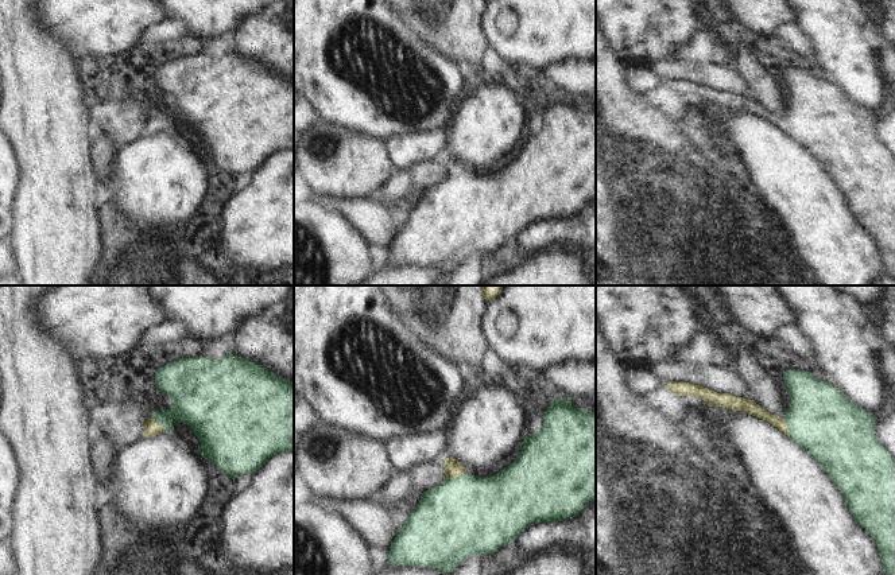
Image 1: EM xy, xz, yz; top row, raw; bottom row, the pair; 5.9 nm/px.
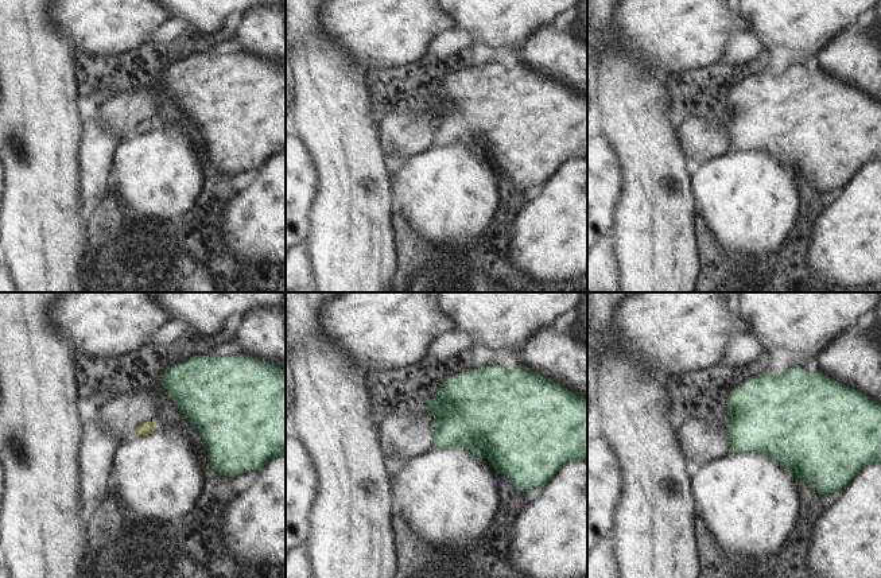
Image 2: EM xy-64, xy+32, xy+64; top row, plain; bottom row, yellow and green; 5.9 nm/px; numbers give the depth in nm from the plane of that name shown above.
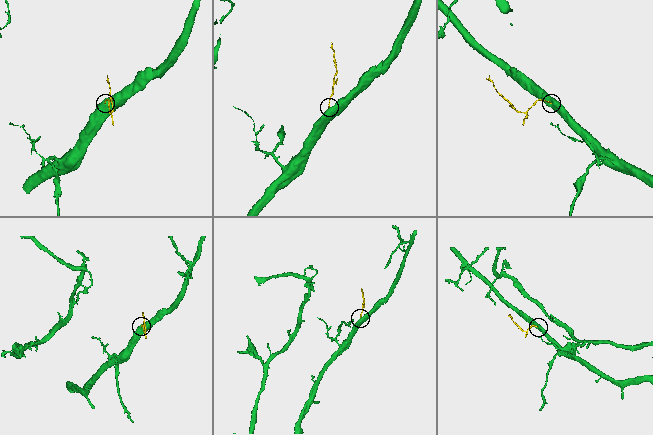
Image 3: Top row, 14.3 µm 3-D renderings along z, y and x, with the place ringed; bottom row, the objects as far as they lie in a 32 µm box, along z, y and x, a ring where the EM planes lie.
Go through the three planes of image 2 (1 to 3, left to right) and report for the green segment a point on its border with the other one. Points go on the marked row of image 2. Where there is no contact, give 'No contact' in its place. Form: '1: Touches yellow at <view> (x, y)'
1: No contact
2: No contact
3: No contact.

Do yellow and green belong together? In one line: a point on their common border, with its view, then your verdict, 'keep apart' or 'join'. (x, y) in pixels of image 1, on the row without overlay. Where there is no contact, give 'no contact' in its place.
xy (157, 123) | join

